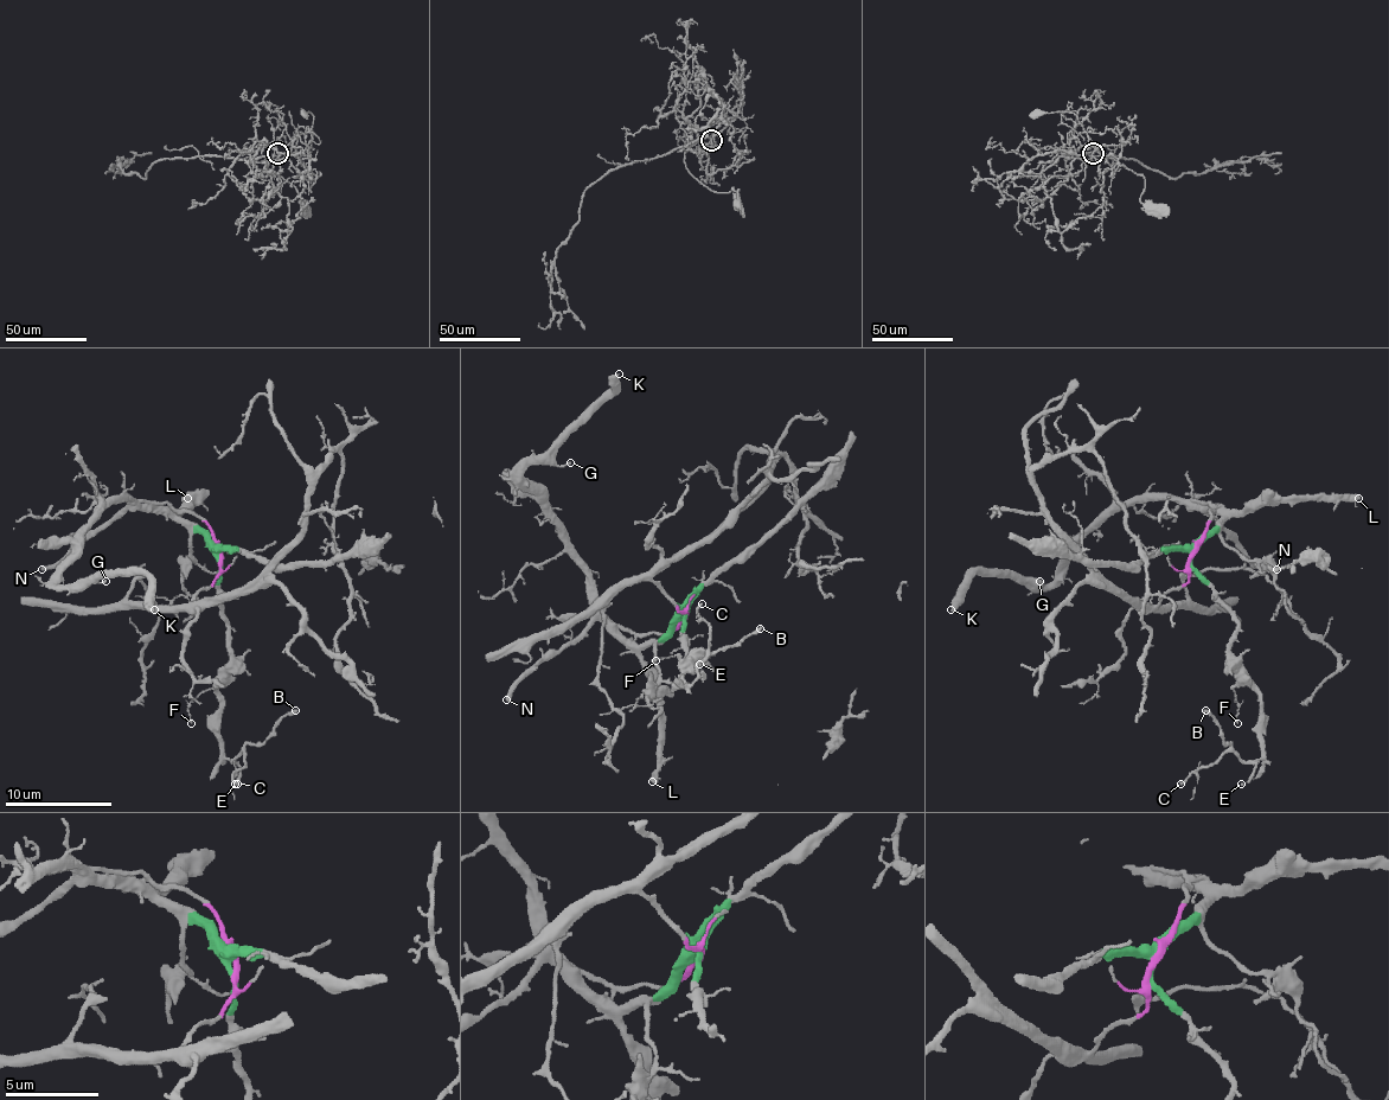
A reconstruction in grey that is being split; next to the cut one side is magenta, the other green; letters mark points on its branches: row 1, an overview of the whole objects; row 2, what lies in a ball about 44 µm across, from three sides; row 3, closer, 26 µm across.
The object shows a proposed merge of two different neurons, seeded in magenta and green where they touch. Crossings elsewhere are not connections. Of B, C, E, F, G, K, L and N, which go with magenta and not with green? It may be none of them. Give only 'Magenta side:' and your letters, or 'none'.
Magenta side: none

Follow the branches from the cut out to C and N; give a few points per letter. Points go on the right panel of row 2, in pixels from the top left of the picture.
C: (1194, 551), (1191, 567), (1236, 624), (1231, 660), (1258, 688), (1261, 754), (1242, 760), (1223, 752), (1181, 784)
N: (1194, 551), (1217, 524), (1221, 516), (1215, 511), (1196, 509), (1253, 562), (1277, 570)

